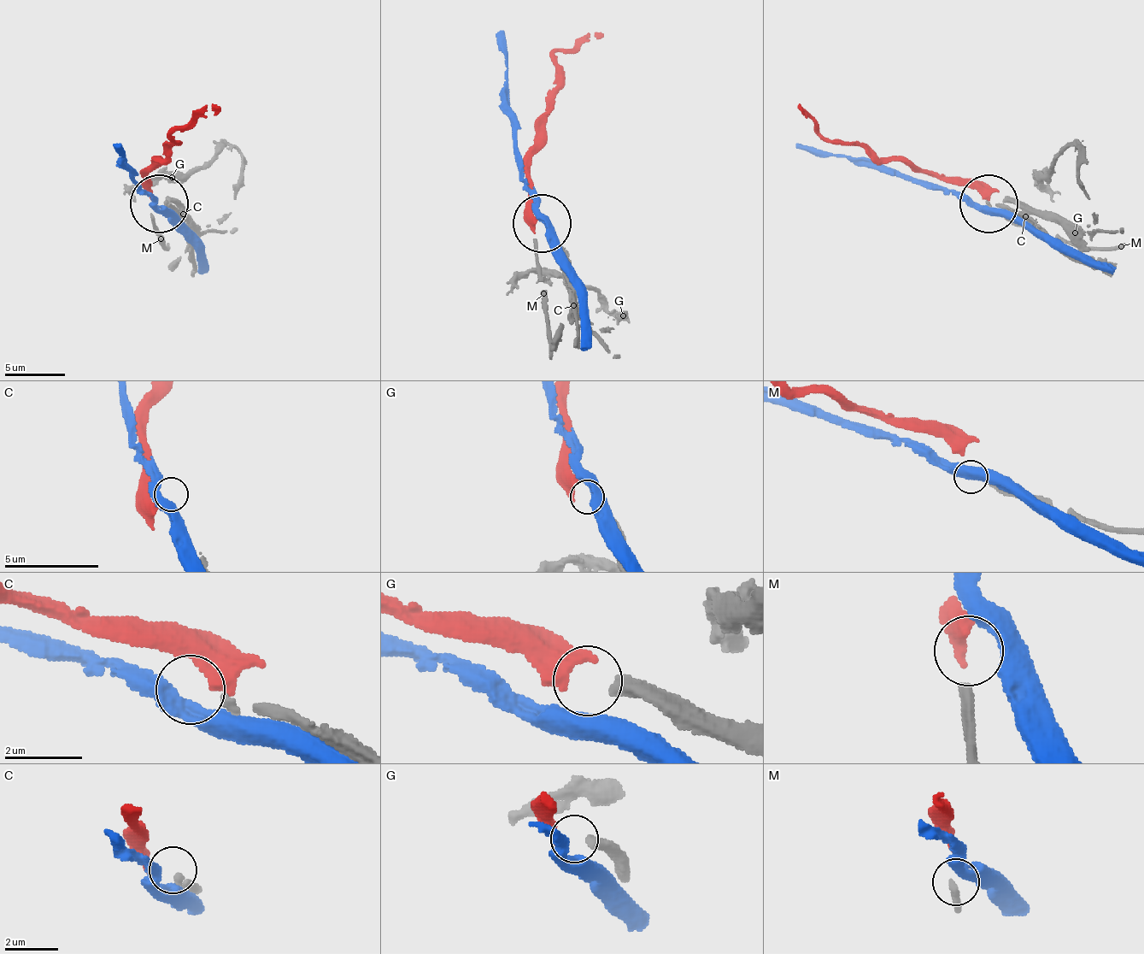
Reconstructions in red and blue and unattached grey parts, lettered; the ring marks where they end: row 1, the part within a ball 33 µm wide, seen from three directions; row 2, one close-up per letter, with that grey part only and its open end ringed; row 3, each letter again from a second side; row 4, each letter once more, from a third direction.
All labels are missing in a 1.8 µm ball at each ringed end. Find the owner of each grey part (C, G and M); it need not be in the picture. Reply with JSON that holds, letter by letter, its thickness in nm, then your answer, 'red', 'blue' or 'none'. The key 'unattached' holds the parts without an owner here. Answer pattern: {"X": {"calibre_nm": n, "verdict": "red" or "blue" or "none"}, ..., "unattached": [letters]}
{"C": {"calibre_nm": 180, "verdict": "none"}, "G": {"calibre_nm": 440, "verdict": "red"}, "M": {"calibre_nm": 320, "verdict": "none"}, "unattached": ["C", "M"]}

